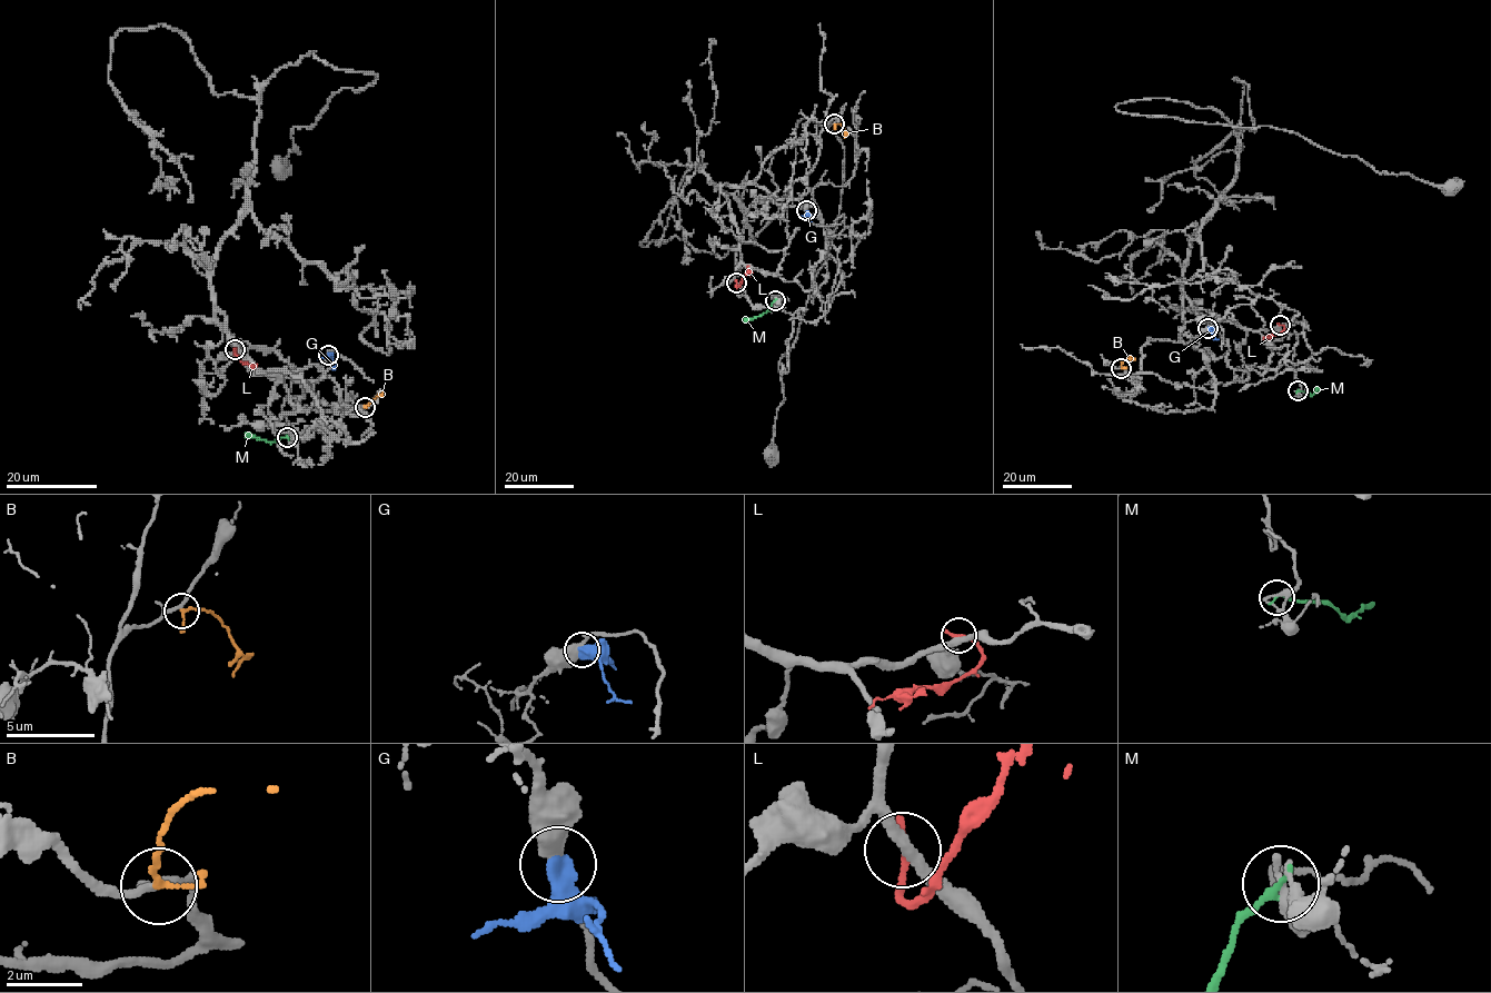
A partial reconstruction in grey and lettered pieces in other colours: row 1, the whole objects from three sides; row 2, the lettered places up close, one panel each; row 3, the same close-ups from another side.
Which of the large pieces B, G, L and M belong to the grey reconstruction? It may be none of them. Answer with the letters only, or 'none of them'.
none of them

